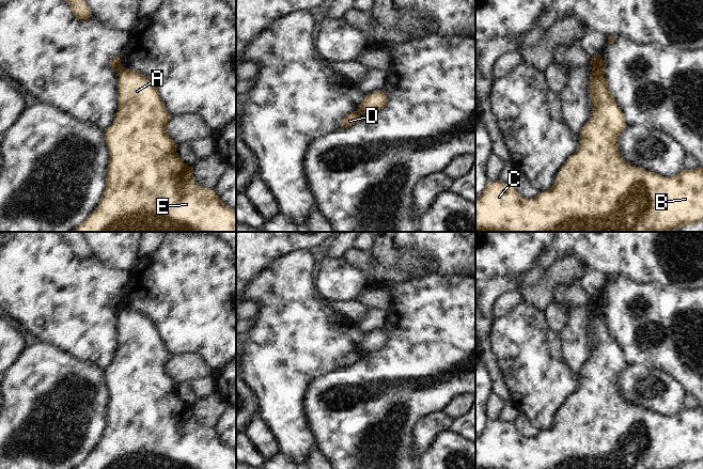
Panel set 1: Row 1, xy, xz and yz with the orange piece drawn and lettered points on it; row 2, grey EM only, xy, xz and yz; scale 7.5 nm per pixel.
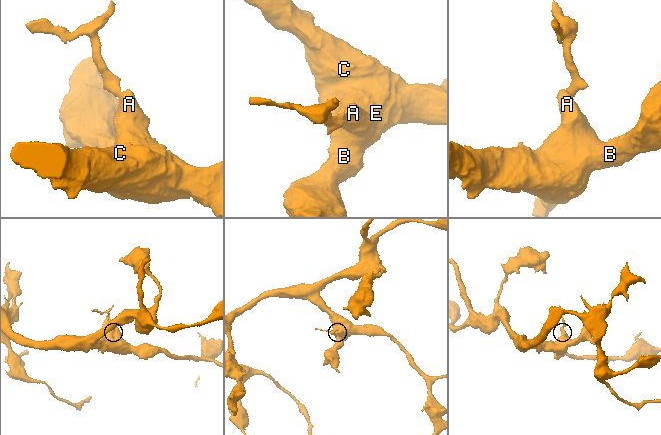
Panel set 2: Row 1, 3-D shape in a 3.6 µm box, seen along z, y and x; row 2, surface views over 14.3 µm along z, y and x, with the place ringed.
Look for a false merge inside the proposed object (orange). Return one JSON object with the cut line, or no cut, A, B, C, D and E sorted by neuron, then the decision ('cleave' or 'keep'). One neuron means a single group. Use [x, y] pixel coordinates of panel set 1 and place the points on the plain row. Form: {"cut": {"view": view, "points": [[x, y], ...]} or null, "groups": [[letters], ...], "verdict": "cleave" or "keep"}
{"cut": {"view": "yz", "points": [[593, 307], [604, 316]]}, "groups": [["A", "B", "C", "E"], ["D"]], "verdict": "cleave"}

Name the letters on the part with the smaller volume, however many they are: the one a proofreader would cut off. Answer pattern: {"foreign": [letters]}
{"foreign": ["D"]}

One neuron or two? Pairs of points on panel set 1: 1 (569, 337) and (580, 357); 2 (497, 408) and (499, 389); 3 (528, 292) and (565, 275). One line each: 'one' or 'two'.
1: one
2: two
3: one

